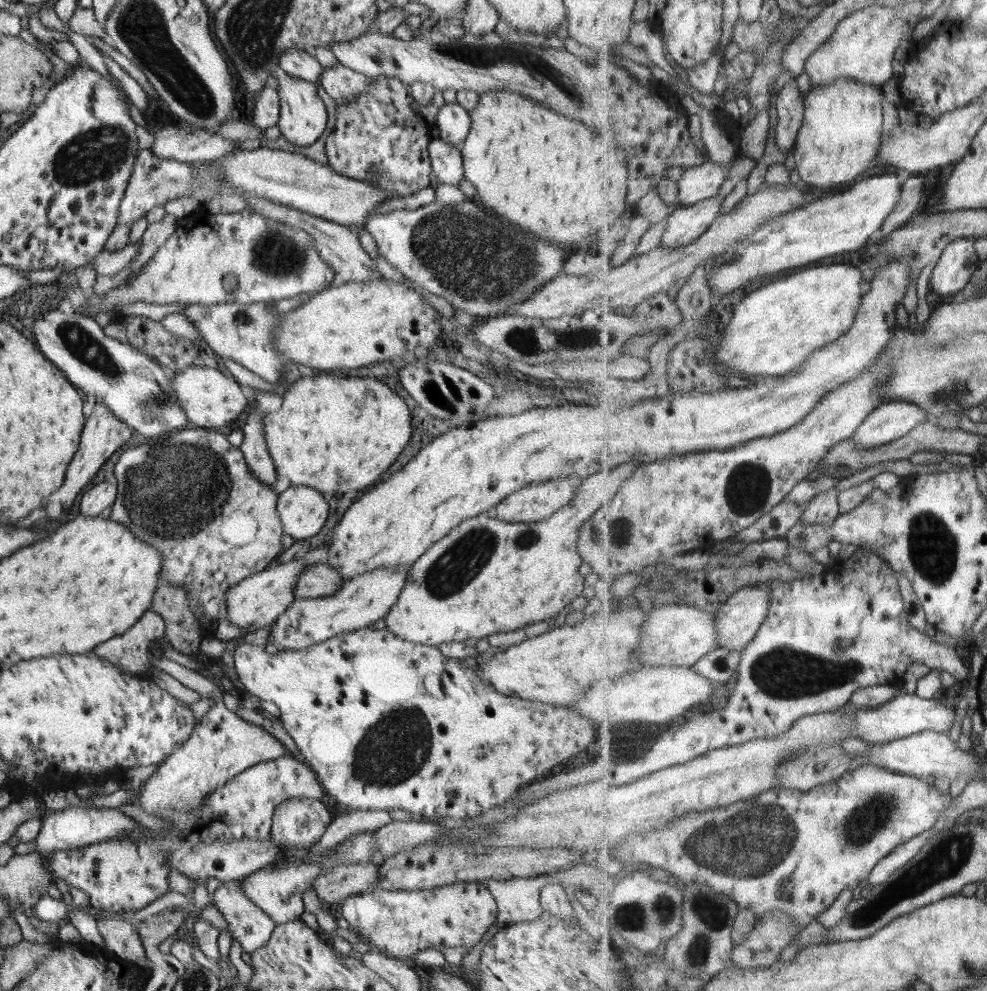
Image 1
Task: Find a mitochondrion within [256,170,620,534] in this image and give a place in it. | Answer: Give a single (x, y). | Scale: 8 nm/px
(479, 260)

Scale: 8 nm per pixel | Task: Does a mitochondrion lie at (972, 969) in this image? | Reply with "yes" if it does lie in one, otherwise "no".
yes

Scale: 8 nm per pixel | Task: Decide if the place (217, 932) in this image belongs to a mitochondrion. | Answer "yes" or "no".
no

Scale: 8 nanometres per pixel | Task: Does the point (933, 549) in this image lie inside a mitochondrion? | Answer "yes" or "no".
yes

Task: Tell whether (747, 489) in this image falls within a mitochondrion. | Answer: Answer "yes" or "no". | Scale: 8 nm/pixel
yes

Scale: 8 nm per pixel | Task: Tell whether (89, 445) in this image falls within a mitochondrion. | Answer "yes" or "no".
no

